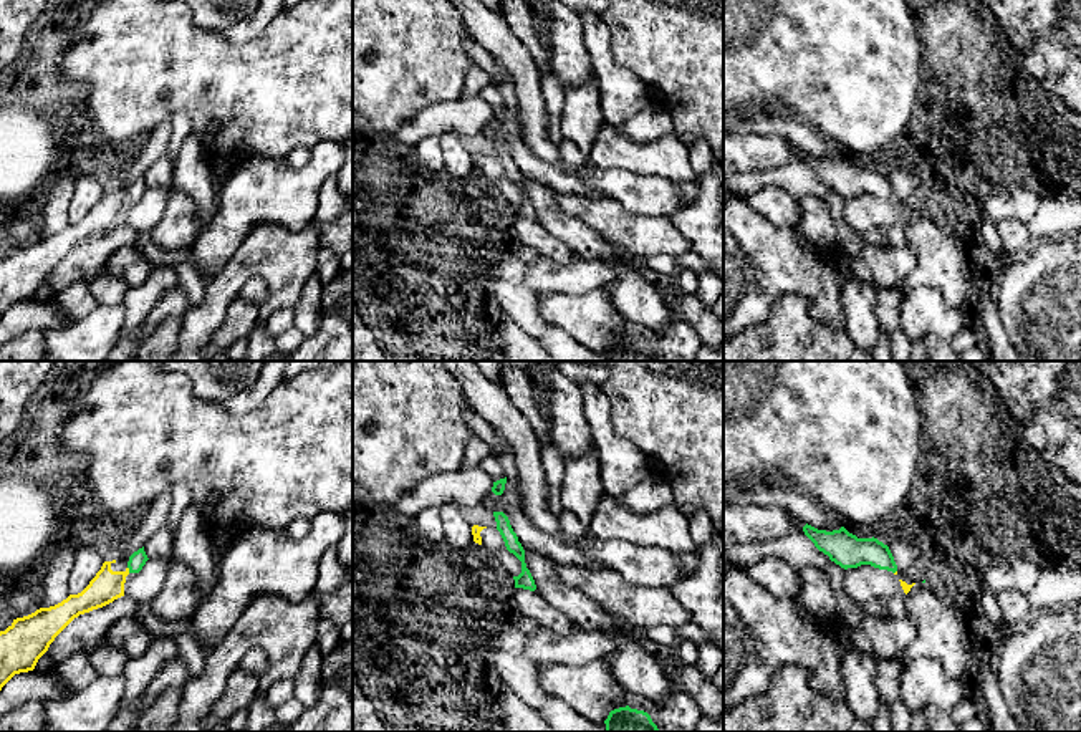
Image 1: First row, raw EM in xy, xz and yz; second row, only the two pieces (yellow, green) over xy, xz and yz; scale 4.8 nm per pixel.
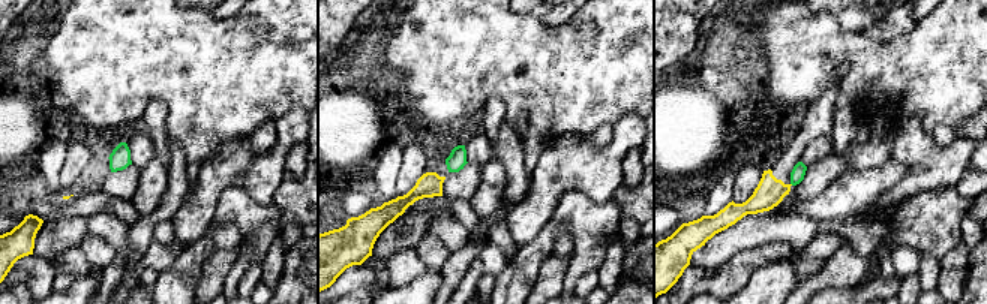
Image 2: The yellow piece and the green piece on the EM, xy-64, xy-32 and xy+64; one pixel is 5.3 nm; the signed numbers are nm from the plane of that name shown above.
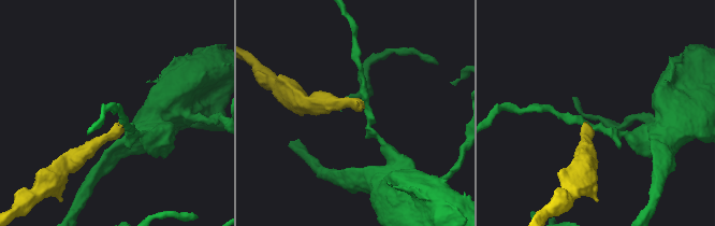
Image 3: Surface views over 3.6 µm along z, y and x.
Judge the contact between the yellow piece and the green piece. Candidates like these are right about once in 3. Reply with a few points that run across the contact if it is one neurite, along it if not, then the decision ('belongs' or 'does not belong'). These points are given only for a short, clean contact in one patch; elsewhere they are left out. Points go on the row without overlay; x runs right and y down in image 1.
line xy (128, 196), (129, 201); does not belong

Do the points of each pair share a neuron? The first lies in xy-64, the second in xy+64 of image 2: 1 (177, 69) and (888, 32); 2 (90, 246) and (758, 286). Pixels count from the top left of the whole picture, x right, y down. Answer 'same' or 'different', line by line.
1: different
2: different

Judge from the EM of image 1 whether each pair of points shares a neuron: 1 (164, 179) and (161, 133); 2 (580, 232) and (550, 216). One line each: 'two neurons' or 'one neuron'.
1: two neurons
2: one neuron

